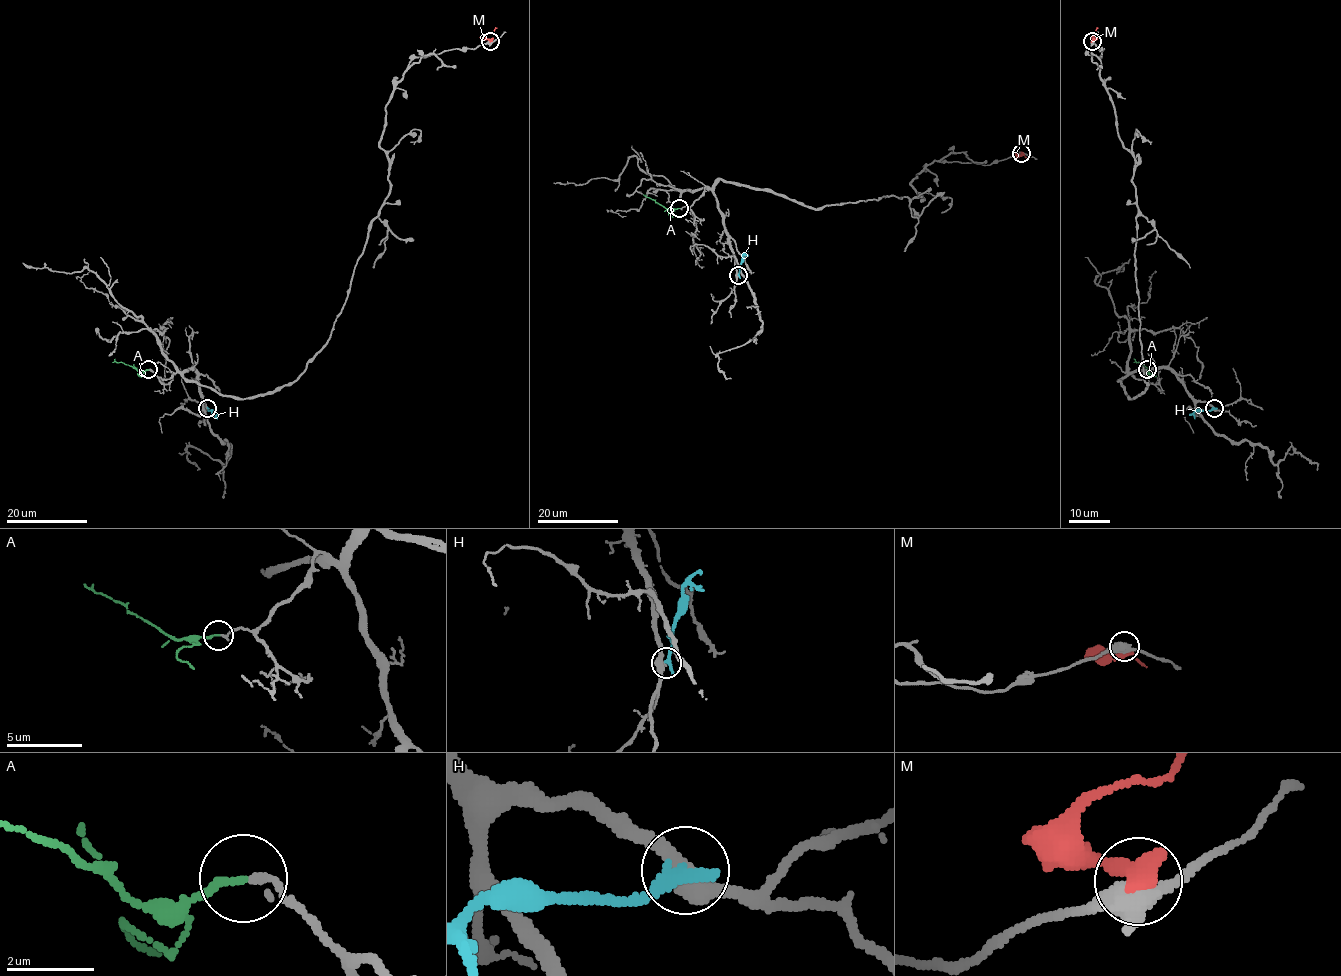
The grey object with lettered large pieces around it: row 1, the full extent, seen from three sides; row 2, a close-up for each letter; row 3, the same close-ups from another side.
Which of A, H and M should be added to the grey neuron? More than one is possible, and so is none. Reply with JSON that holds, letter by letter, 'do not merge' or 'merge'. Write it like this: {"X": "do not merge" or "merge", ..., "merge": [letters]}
{"A": "merge", "H": "do not merge", "M": "do not merge", "merge": ["A"]}

